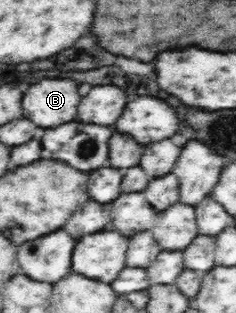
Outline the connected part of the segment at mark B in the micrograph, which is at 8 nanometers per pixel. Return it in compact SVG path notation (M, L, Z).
M44 78L38 84L32 84L22 98L22 110L28 120L32 120L36 126L42 128L56 128L58 124L64 124L66 120L74 120L76 108L78 108L78 84L68 78Z

